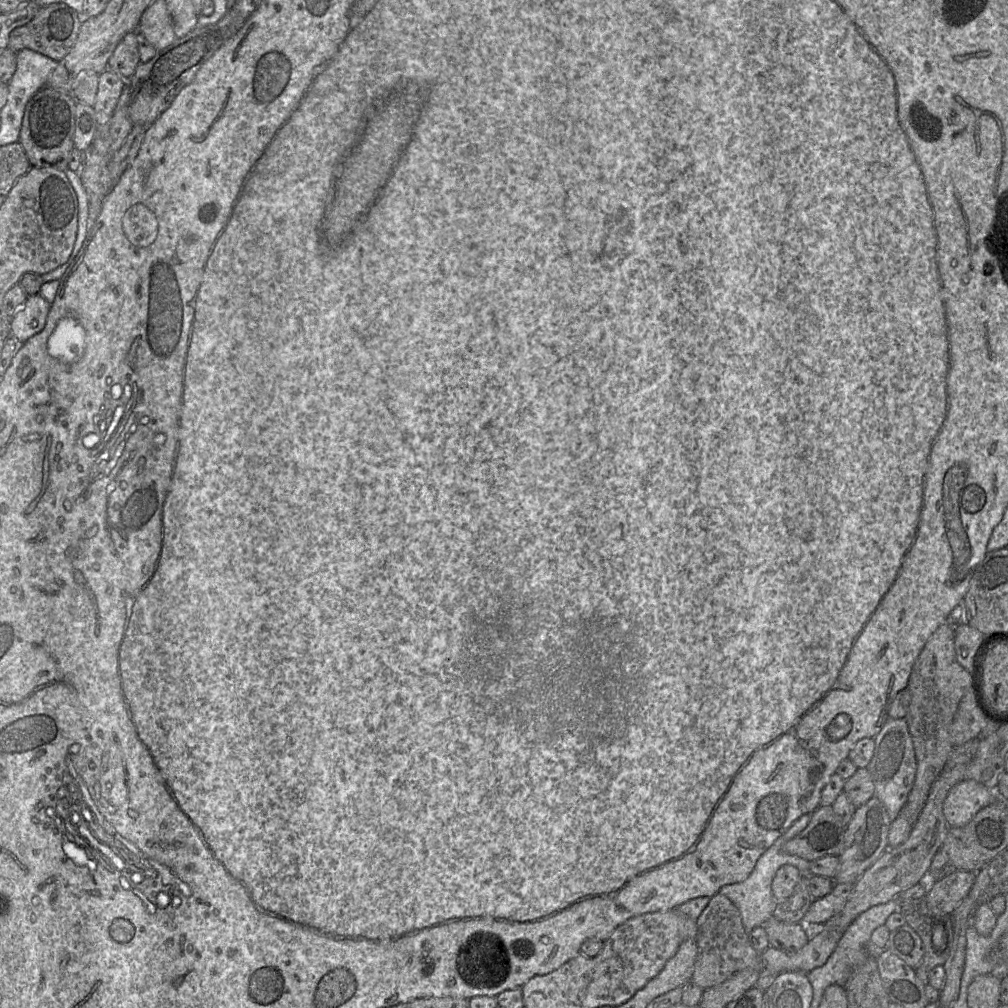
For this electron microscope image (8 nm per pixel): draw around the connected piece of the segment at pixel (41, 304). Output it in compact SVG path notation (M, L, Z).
M40 294L28 295L24 305L11 318L11 337L22 344L39 333L44 328L50 306Z

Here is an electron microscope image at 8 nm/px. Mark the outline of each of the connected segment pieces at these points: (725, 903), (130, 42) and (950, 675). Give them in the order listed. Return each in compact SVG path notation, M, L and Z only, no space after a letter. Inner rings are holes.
M720 893L712 896L695 923L697 956L691 981L702 990L719 985L744 969L762 969L760 954L750 945L740 913L728 898Z
M136 31L128 33L117 45L109 58L107 69L127 81L133 75L139 63L141 62Z
M950 621L943 623L921 650L906 687L911 700L904 719L911 735L917 767L912 788L900 812L912 824L917 821L932 783L943 770L952 752L949 728L962 697L970 689L970 681L970 673L956 659L954 626Z

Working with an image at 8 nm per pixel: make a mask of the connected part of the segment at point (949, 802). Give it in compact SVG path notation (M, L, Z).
M972 779L963 780L953 786L948 792L943 801L943 816L949 828L963 827L972 820L980 809L990 805L996 799L996 790L990 789Z

